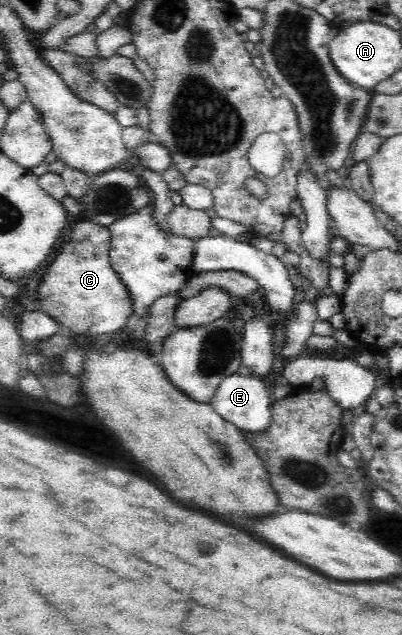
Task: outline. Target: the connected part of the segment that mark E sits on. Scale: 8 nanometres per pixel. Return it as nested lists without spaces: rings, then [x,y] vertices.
[[[245,370],[237,371],[220,381],[217,391],[208,401],[215,411],[231,424],[237,426],[243,432],[257,433],[265,431],[272,420],[271,393],[267,391],[261,377],[253,375]]]

